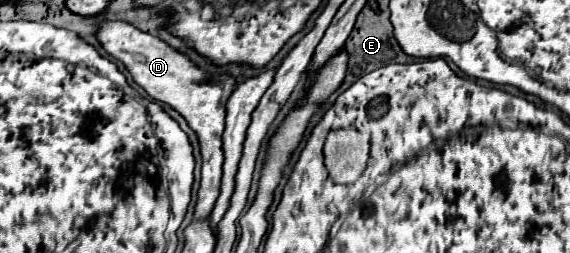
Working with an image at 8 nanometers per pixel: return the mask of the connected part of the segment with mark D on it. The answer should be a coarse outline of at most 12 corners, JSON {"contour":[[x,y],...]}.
{"contour":[[103,19],[95,37],[151,99],[197,133],[195,219],[221,185],[229,75],[207,77],[161,39]]}

